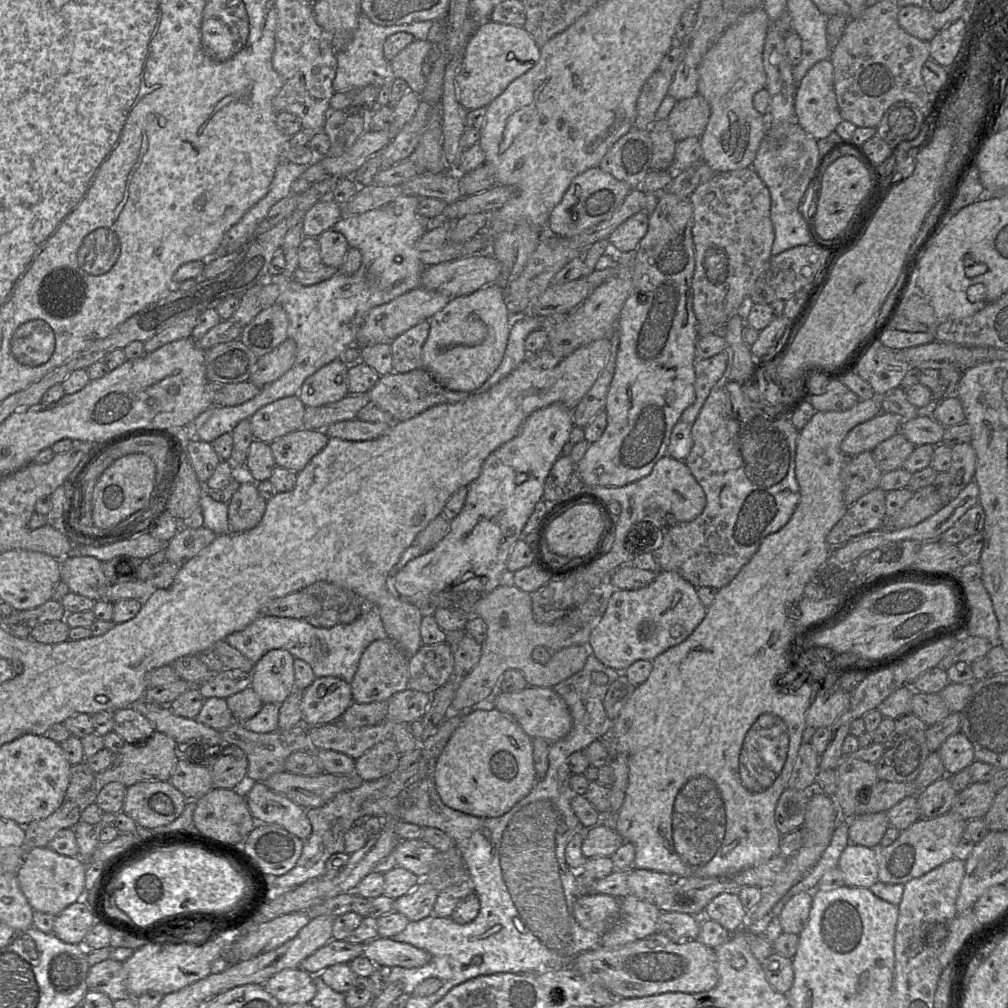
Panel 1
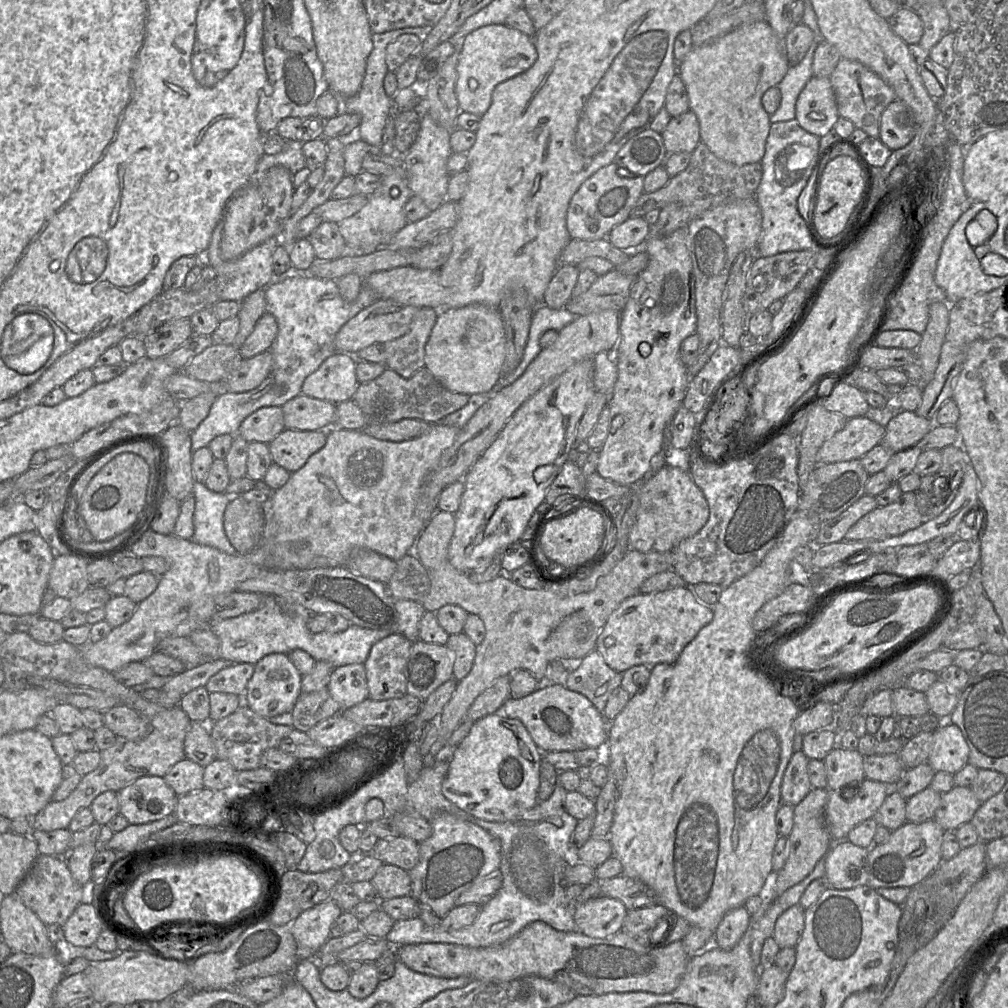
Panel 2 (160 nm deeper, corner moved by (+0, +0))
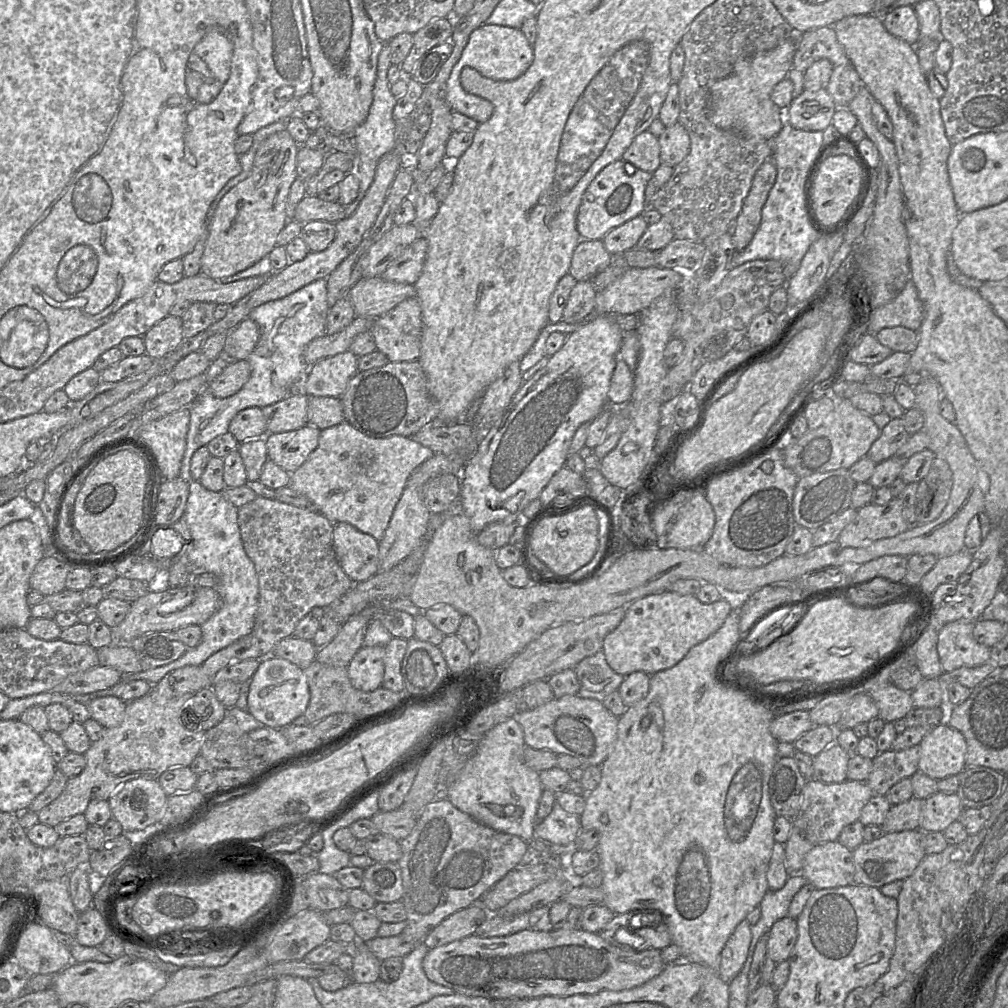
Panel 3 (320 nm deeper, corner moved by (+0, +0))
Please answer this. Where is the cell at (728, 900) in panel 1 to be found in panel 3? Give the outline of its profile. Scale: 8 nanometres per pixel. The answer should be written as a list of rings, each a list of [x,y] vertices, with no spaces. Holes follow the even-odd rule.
[[[744,919],[736,926],[721,952],[718,974],[724,982],[729,983],[742,969],[751,939],[751,925]]]

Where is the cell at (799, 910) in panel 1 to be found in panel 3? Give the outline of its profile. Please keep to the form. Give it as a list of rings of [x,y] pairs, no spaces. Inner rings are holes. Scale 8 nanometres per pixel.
[[[786,916],[776,921],[769,933],[767,942],[767,956],[775,963],[787,960],[798,937],[797,921]]]

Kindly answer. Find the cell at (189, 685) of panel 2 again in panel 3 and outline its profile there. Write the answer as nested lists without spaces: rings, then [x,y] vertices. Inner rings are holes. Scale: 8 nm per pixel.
[[[257,497],[238,508],[238,526],[243,548],[253,562],[259,583],[258,607],[253,630],[209,657],[202,665],[211,678],[231,663],[249,659],[264,659],[284,638],[293,636],[297,623],[315,608],[328,609],[347,593],[354,583],[339,565],[332,546],[333,524],[320,512],[305,510],[276,500]]]

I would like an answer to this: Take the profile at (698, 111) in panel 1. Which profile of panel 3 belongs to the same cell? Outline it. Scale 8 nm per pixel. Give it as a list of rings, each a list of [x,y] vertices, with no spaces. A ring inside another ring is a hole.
[[[679,122],[666,127],[658,139],[663,164],[675,167],[689,154],[690,138],[684,126]]]

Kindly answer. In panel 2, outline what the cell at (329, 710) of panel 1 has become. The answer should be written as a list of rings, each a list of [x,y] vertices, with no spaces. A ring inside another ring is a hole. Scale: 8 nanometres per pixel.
[[[349,664],[334,668],[327,690],[341,710],[355,706],[368,698],[364,664]]]

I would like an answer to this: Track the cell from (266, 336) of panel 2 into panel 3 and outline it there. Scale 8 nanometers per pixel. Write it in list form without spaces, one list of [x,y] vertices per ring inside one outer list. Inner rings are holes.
[[[247,317],[228,333],[223,353],[233,361],[247,360],[256,347],[260,330],[255,321]]]

